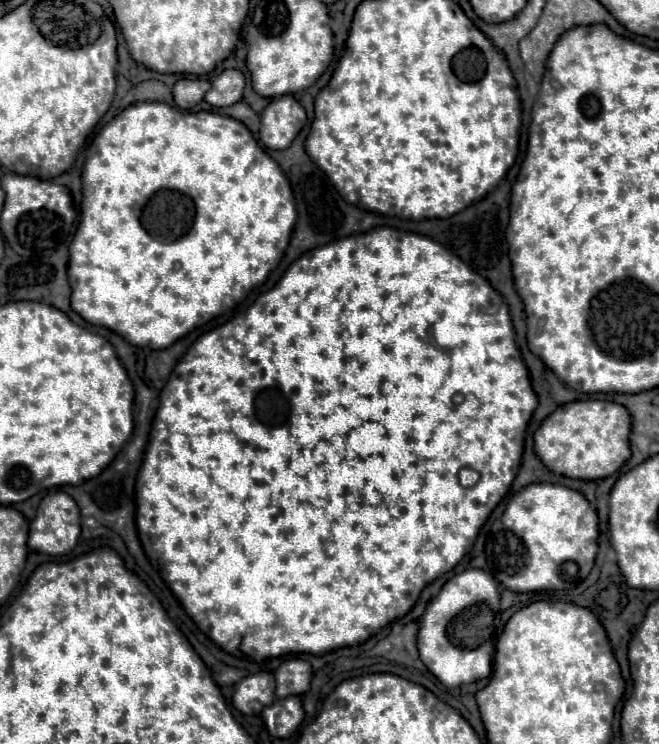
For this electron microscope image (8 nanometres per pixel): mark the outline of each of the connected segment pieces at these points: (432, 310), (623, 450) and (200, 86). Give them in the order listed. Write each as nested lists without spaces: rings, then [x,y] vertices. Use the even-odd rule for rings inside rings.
[[[375,228],[371,232],[347,236],[343,240],[307,250],[301,258],[291,262],[287,266],[287,270],[285,268],[279,270],[279,266],[277,266],[267,276],[267,280],[263,284],[255,286],[239,304],[235,304],[233,308],[223,312],[219,318],[223,318],[221,324],[213,326],[199,340],[193,342],[193,346],[187,350],[189,354],[185,354],[179,360],[179,364],[175,366],[175,370],[173,370],[175,376],[171,376],[167,380],[167,384],[161,392],[161,404],[159,404],[159,410],[157,410],[157,416],[155,416],[155,426],[151,428],[151,438],[149,438],[149,446],[145,450],[145,460],[143,460],[143,466],[141,466],[136,480],[136,523],[137,528],[139,528],[141,544],[147,552],[147,556],[149,556],[149,560],[159,568],[163,580],[169,584],[173,594],[185,606],[187,614],[195,620],[195,624],[217,646],[221,646],[229,654],[243,652],[251,660],[261,662],[261,660],[267,660],[267,658],[277,658],[277,656],[285,656],[285,654],[293,654],[293,652],[325,654],[329,650],[343,648],[343,646],[359,646],[359,644],[363,644],[365,640],[377,634],[380,629],[386,627],[389,622],[393,622],[397,618],[403,618],[415,606],[421,590],[429,582],[433,582],[435,578],[439,578],[441,574],[445,574],[445,572],[449,572],[457,566],[457,562],[473,546],[481,526],[485,524],[485,520],[489,518],[493,508],[507,494],[507,490],[509,490],[509,486],[511,486],[511,482],[513,482],[517,470],[519,470],[521,454],[523,454],[525,428],[527,428],[527,422],[529,422],[533,410],[537,408],[539,400],[537,400],[537,394],[531,388],[529,372],[527,372],[525,362],[521,358],[521,352],[515,344],[513,324],[509,328],[509,322],[511,322],[509,308],[507,308],[503,296],[499,292],[495,292],[495,288],[491,288],[491,284],[487,284],[487,280],[483,280],[483,276],[479,276],[459,256],[451,256],[451,252],[447,252],[439,242],[429,240],[427,236],[421,236],[421,234],[417,236],[413,232],[403,232],[403,230],[395,230],[395,228]],[[465,466],[469,466],[469,468],[473,468],[481,474],[481,480],[473,488],[463,488],[457,480],[457,472]]]
[[[577,400],[559,406],[535,432],[535,452],[555,474],[581,480],[607,478],[631,458],[631,416],[625,406],[605,400]]]
[[[181,78],[173,86],[175,104],[181,110],[187,110],[187,108],[191,108],[191,106],[195,106],[197,102],[203,100],[207,88],[211,88],[211,84],[205,78]]]

